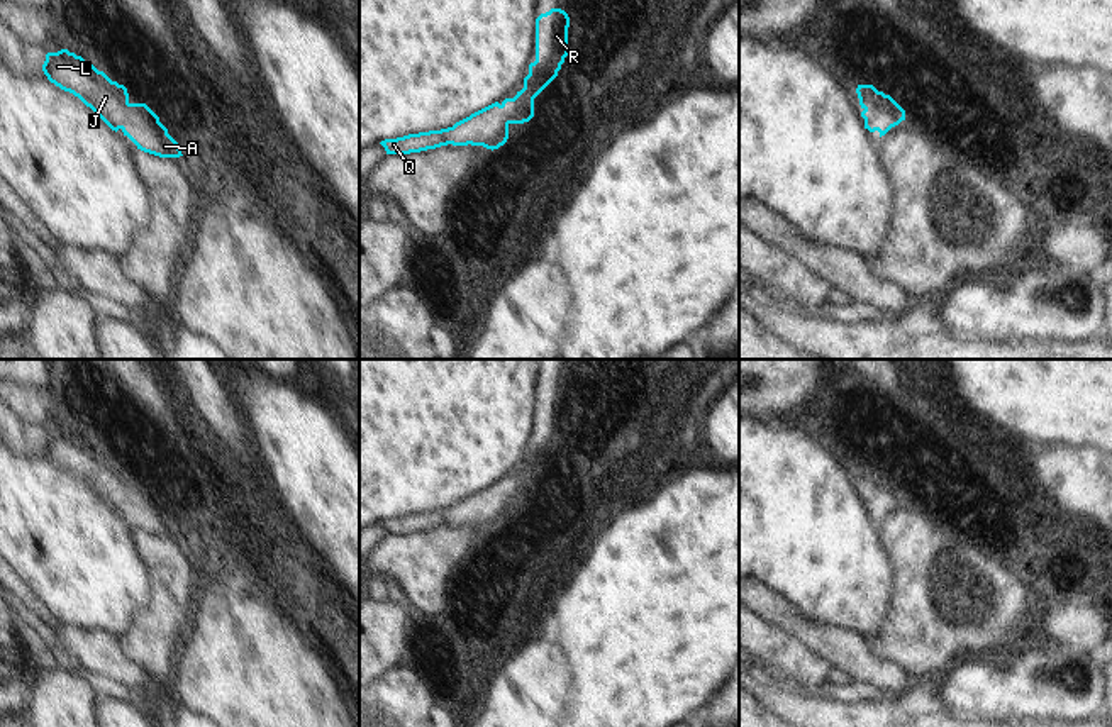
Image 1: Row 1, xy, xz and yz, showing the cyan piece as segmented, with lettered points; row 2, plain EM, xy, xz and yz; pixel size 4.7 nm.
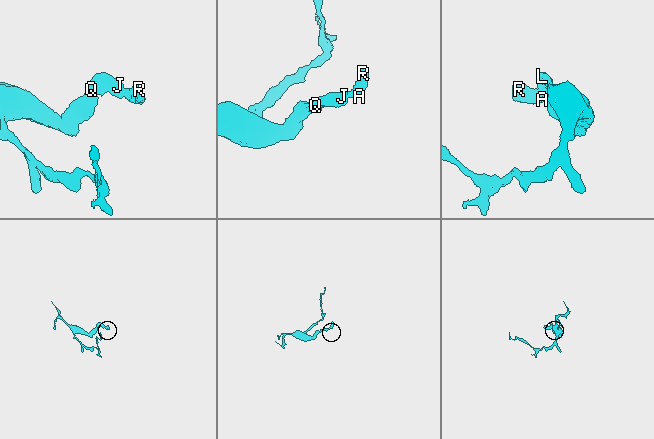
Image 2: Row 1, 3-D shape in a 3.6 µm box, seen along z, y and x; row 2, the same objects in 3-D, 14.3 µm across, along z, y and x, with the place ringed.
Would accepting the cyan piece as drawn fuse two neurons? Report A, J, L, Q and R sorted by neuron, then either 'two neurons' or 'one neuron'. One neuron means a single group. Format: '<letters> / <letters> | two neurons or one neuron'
A J L Q R | one neuron

